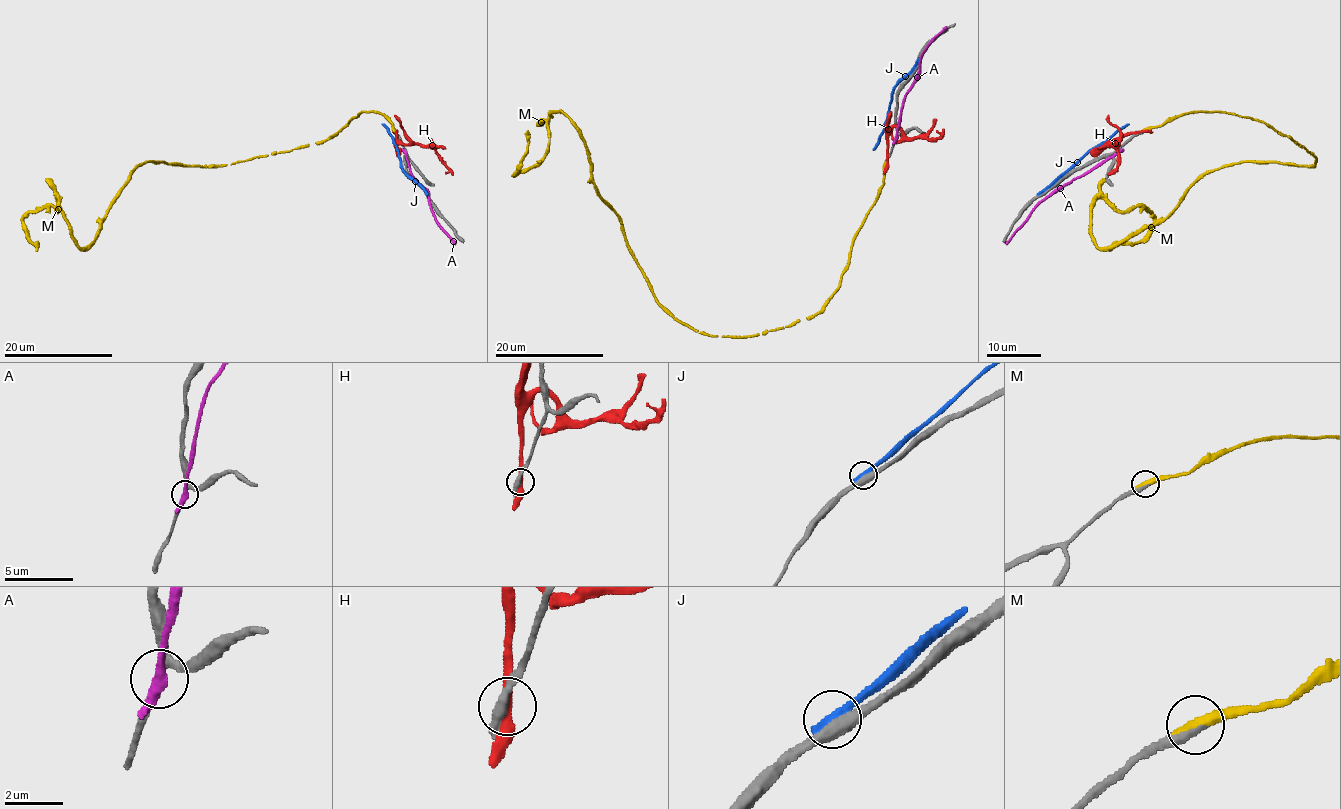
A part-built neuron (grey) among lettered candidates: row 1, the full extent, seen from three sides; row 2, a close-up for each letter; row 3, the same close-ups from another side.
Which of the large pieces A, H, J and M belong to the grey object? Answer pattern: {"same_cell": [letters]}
{"same_cell": ["M"]}

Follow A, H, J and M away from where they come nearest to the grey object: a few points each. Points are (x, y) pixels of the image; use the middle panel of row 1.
A: (897, 137), (902, 102), (917, 75), (921, 56), (947, 27)
H: (887, 161), (887, 134), (894, 126), (908, 137), (924, 138), (937, 138), (944, 129)
J: (917, 62), (894, 88), (883, 133), (872, 149)
M: (885, 165), (829, 301), (713, 336), (657, 301), (568, 117), (514, 175), (527, 130)

